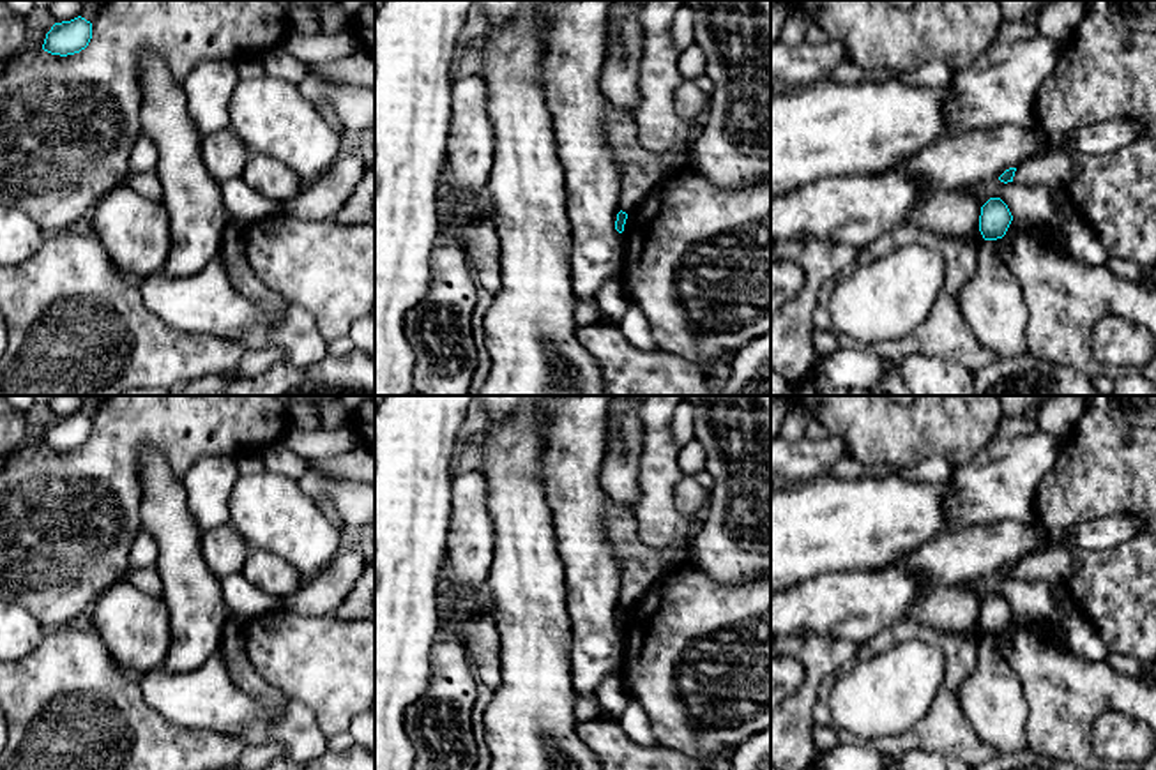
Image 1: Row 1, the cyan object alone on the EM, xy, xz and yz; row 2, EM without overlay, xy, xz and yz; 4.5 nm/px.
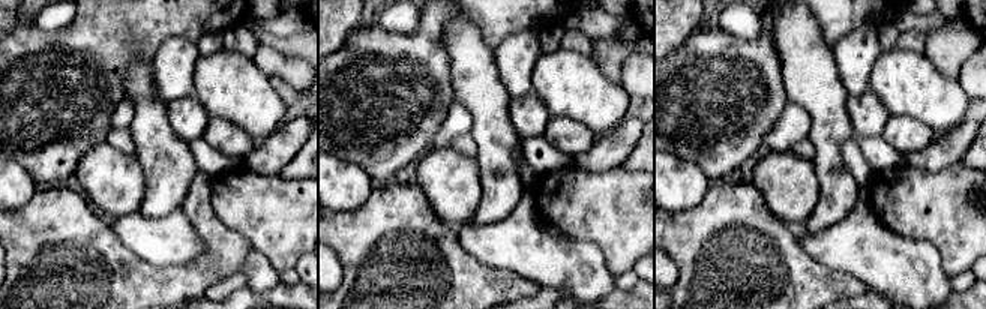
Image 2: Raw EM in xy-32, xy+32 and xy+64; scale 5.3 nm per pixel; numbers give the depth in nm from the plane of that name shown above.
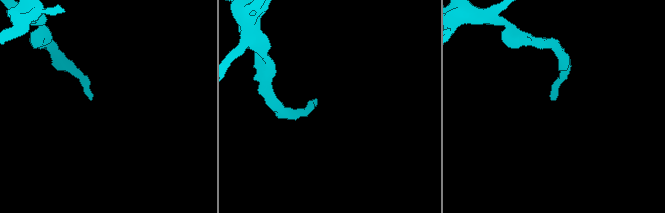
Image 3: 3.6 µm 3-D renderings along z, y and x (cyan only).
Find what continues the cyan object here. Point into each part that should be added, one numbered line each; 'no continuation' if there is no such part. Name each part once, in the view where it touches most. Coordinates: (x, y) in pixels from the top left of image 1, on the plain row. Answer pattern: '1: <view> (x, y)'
no continuation

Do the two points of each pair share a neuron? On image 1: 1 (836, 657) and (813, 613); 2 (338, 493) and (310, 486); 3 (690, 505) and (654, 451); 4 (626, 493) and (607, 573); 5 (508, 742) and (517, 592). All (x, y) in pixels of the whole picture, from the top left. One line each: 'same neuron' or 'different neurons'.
1: different neurons
2: same neuron
3: different neurons
4: different neurons
5: same neuron

